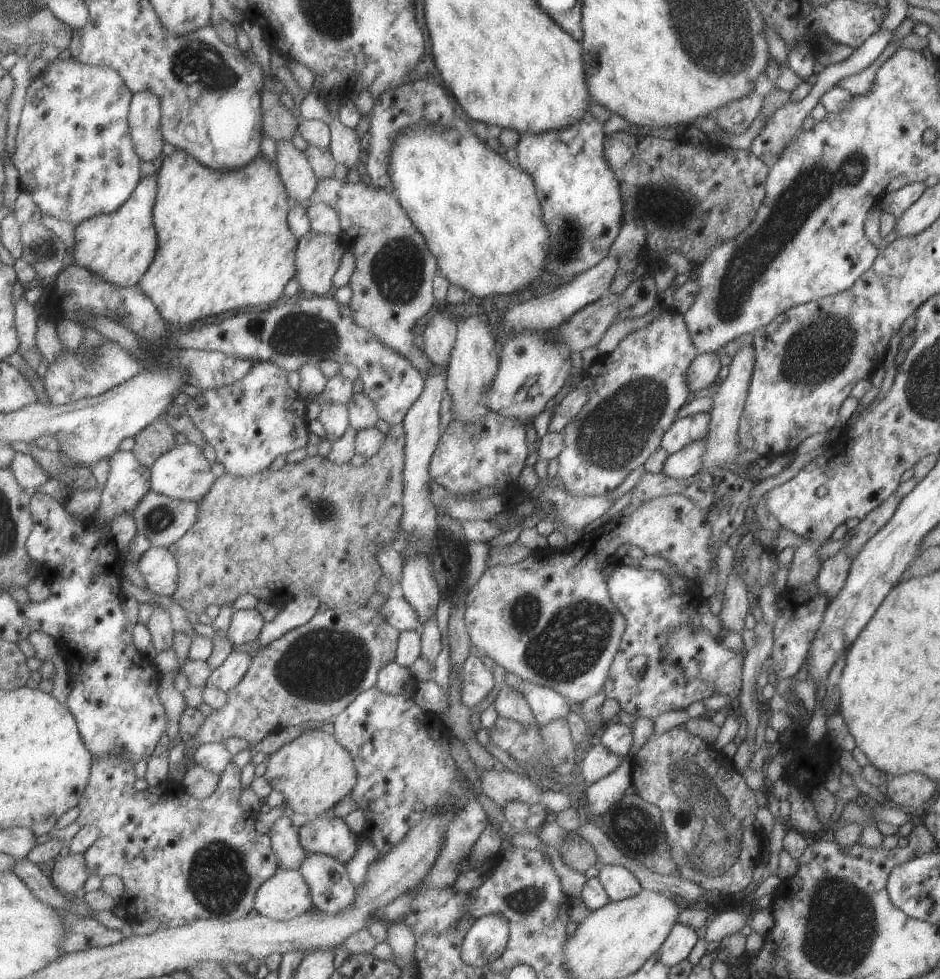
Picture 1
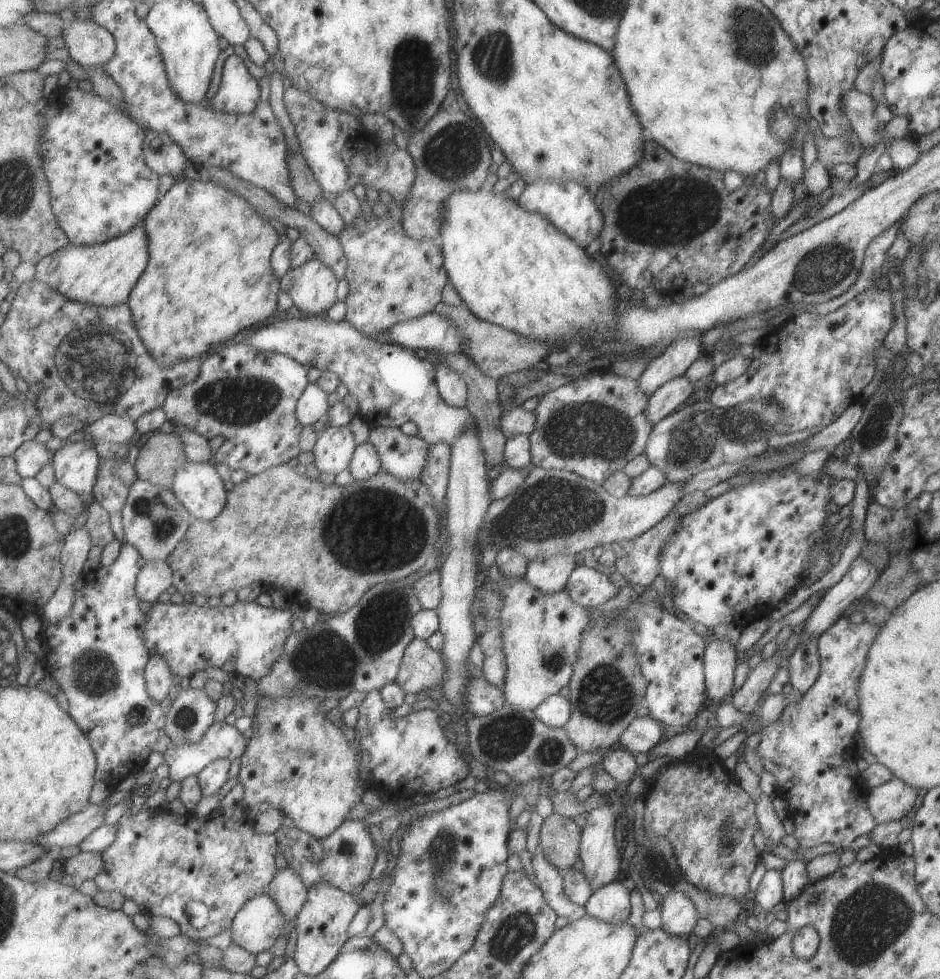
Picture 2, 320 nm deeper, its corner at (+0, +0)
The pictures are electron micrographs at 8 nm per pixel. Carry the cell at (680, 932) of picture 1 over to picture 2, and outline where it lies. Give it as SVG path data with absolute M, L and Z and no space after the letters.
M684 892L667 893L660 907L661 928L673 936L688 938L700 917L695 905Z

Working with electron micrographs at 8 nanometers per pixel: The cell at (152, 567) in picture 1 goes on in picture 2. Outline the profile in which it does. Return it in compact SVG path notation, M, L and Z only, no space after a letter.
M149 561L138 574L137 594L142 601L157 603L159 596L174 585L175 570L168 561Z

